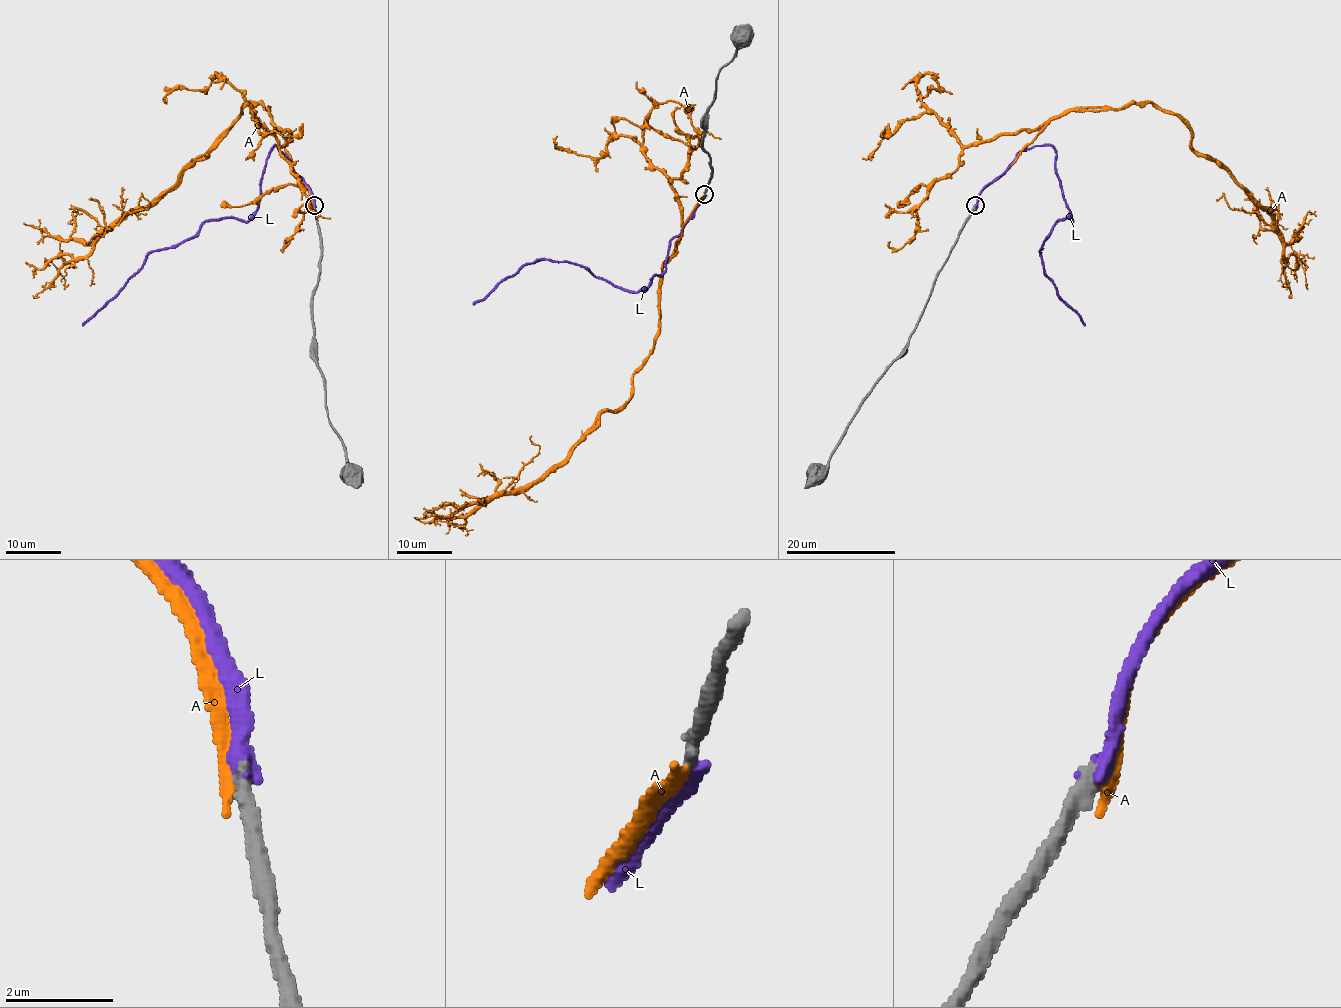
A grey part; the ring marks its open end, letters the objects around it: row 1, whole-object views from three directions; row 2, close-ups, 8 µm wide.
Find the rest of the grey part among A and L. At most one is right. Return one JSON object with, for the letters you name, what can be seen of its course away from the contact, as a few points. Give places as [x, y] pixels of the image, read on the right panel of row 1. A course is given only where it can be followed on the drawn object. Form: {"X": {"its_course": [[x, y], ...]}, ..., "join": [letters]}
{"L": {"its_course": [[974, 207], [977, 196], [1022, 150], [1050, 145], [1072, 222], [1059, 220], [1044, 239], [1043, 272], [1084, 326]]}, "join": ["L"]}

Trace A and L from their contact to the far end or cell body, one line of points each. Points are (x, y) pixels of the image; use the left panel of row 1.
A: (313, 207), (269, 111), (247, 102), (169, 189), (119, 217), (87, 254), (47, 260), (68, 285)
L: (313, 207), (312, 191), (275, 145), (257, 209), (246, 222), (208, 220), (194, 235), (153, 250), (82, 326)

